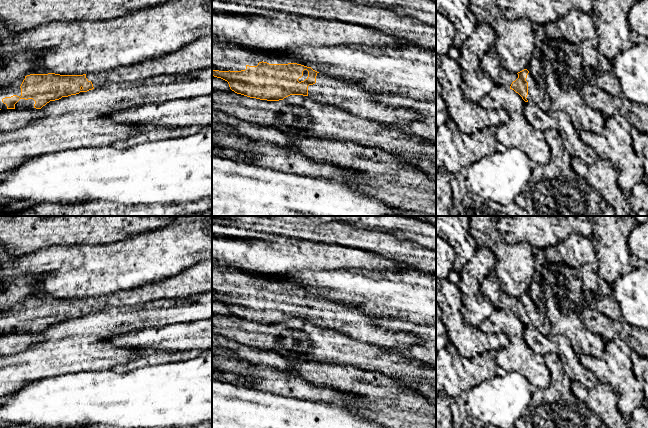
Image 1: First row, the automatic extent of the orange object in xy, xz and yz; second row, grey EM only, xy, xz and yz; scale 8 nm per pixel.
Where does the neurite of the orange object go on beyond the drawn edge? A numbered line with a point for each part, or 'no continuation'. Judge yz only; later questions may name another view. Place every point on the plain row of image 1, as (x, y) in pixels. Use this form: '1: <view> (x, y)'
1: yz (537, 319)

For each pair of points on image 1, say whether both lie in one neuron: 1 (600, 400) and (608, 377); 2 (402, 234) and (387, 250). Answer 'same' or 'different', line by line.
1: different
2: different

